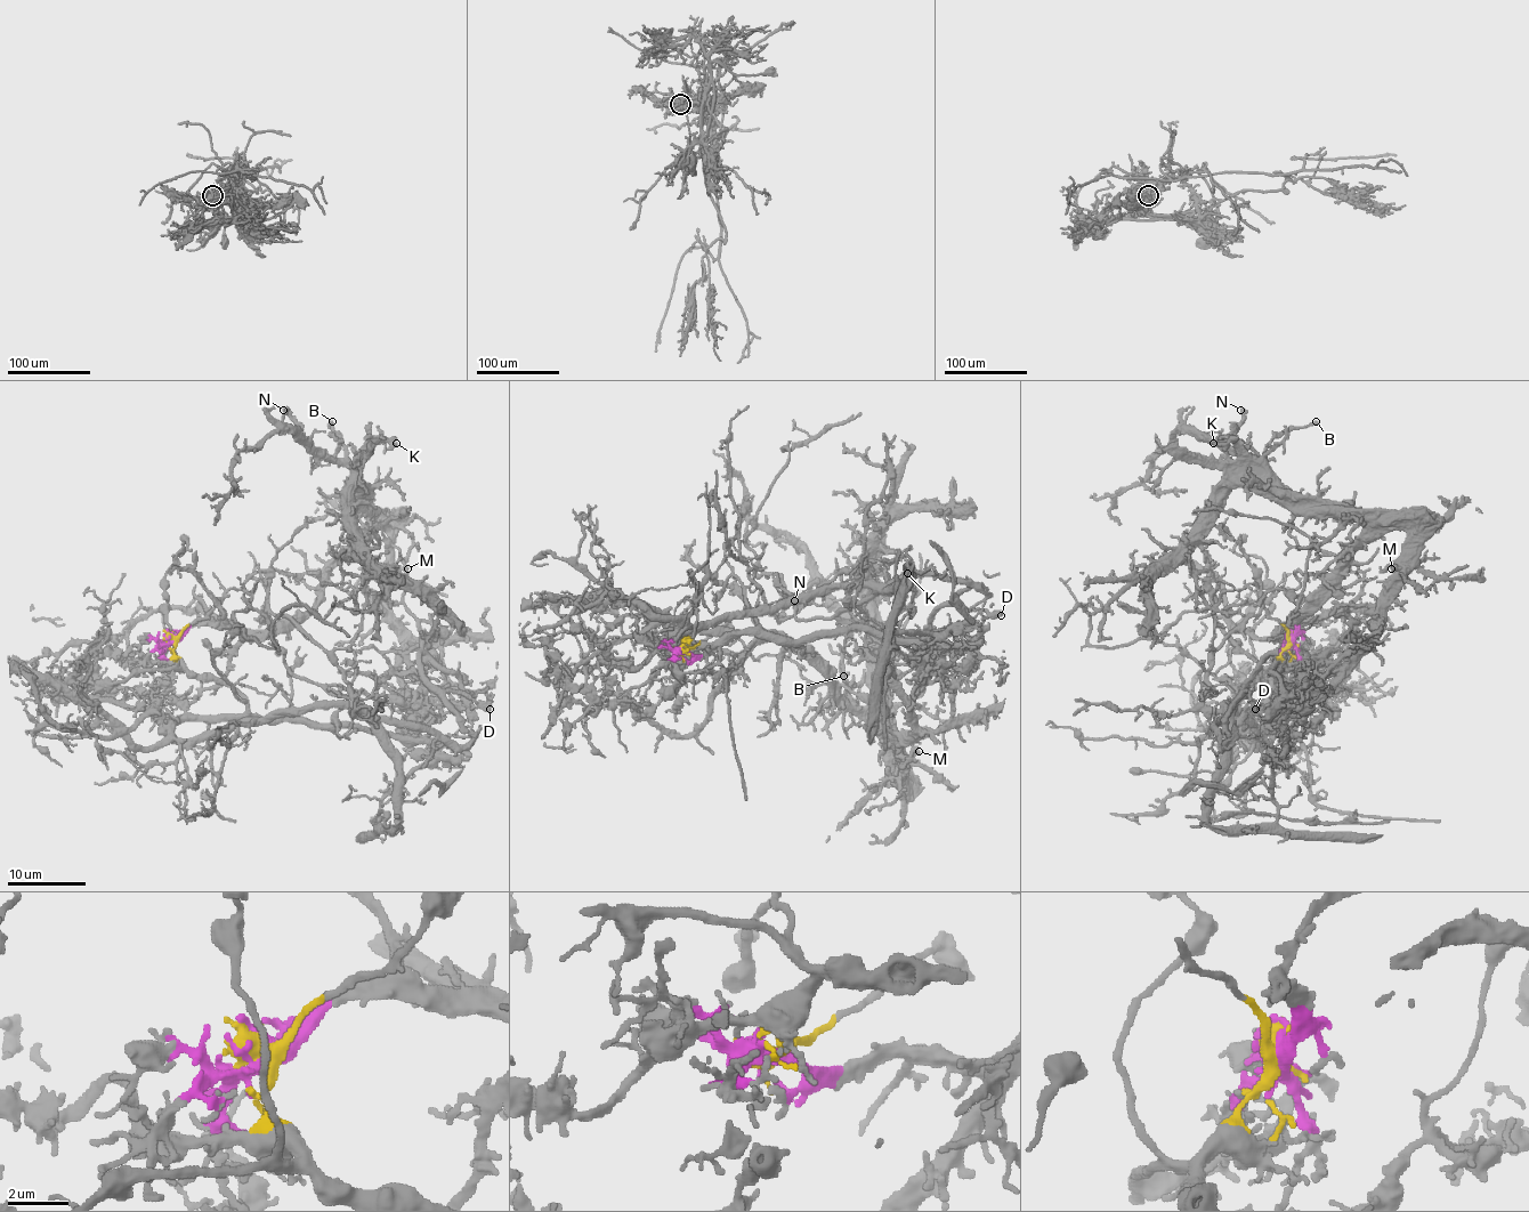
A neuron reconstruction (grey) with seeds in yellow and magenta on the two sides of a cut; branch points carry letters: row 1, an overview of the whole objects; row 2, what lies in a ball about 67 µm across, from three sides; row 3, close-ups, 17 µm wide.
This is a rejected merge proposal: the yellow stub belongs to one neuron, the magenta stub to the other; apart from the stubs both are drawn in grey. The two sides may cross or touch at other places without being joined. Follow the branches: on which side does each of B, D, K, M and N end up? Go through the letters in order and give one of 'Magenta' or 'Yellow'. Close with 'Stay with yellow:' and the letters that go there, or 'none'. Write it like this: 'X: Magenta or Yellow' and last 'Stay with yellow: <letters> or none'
B: Magenta
D: Yellow
K: Magenta
M: Magenta
N: Magenta
Stay with yellow: D

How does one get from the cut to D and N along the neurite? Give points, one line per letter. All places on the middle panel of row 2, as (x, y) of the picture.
D: (681, 651), (697, 631), (758, 628), (711, 644), (681, 631), (917, 575), (978, 584), (956, 603), (1001, 616)
N: (681, 649), (747, 653), (785, 641), (880, 724), (868, 631), (812, 581), (810, 597), (794, 600)

